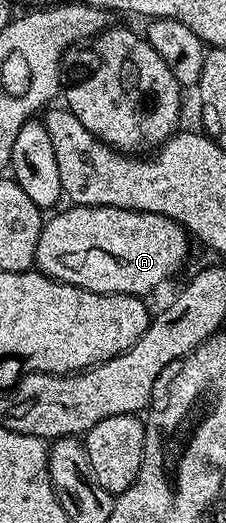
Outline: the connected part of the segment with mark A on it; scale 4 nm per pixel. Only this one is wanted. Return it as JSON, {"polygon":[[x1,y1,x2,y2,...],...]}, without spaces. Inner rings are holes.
{"polygon":[[71,205,69,209,48,219,41,225,39,240,35,246,35,267,52,279,60,280,64,284,76,285,80,289,90,290,94,293,126,293,128,296,146,296,150,290,158,287,172,272,176,271,183,262,187,252,190,237,180,224,156,212,131,211,120,207,86,207,84,205]]}

